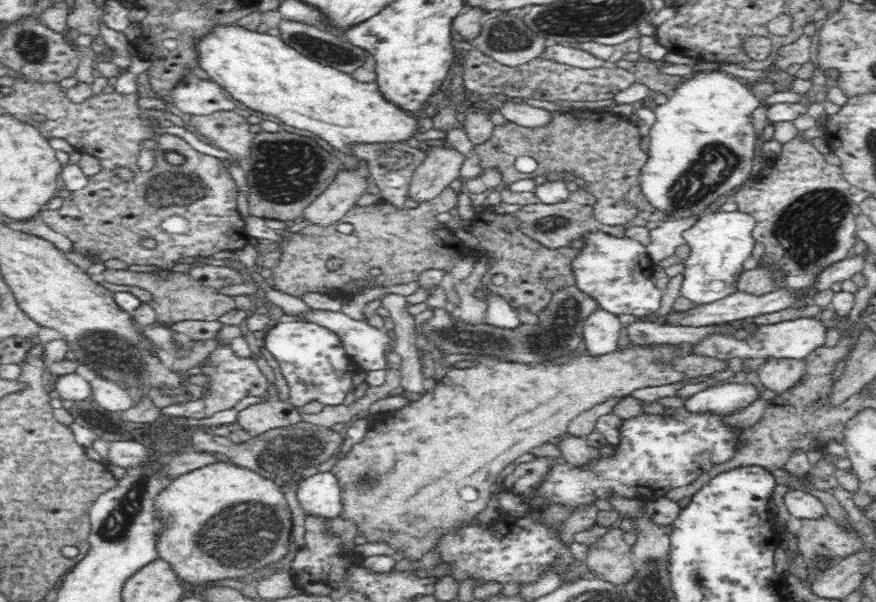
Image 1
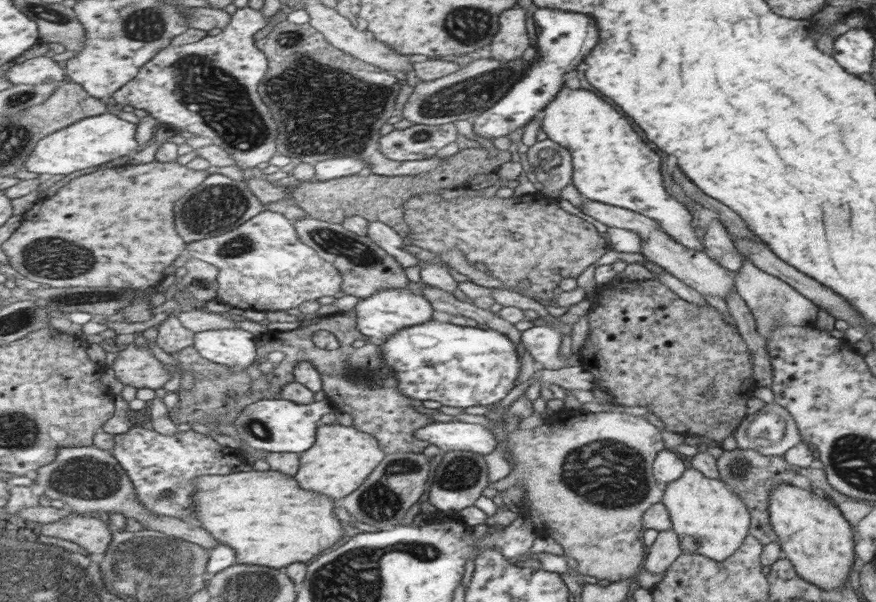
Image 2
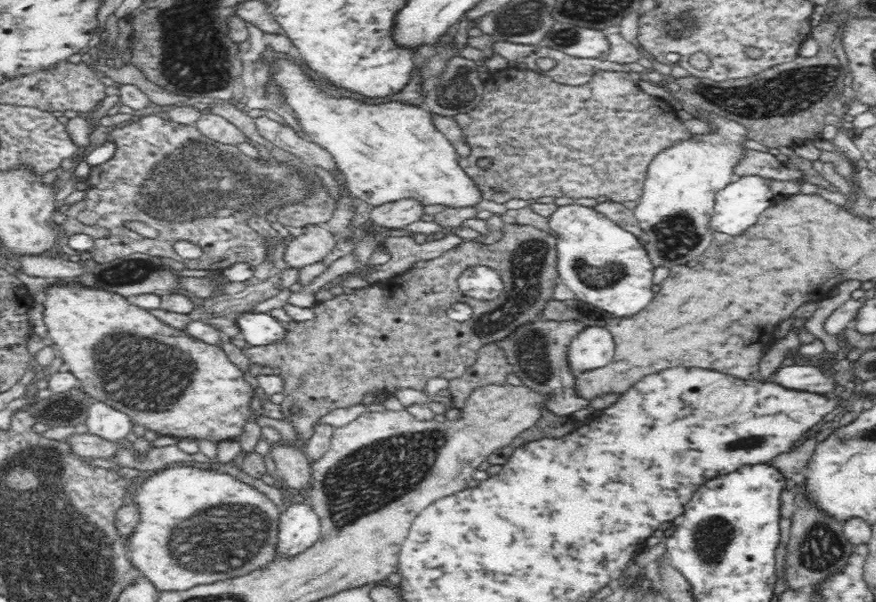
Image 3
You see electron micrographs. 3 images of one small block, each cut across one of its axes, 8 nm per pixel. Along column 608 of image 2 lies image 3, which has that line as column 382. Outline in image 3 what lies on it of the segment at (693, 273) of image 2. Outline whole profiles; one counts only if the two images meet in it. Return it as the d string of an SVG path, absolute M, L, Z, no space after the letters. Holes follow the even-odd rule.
M402 199L372 208L372 223L388 229L401 229L417 221L424 214L423 206L414 199Z

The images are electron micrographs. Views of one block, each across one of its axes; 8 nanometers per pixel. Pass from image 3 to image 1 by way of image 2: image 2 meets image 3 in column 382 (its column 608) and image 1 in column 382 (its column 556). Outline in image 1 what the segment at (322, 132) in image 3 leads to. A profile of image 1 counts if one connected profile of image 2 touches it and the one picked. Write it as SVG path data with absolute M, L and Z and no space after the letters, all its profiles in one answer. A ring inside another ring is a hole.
M218 26L204 35L196 44L200 68L210 74L211 80L226 88L236 100L246 104L251 112L270 114L294 128L318 135L327 144L350 157L357 157L352 147L357 144L403 143L419 132L416 113L406 113L397 104L387 100L375 83L358 82L350 74L322 64L287 45L279 36L246 30L246 27Z

